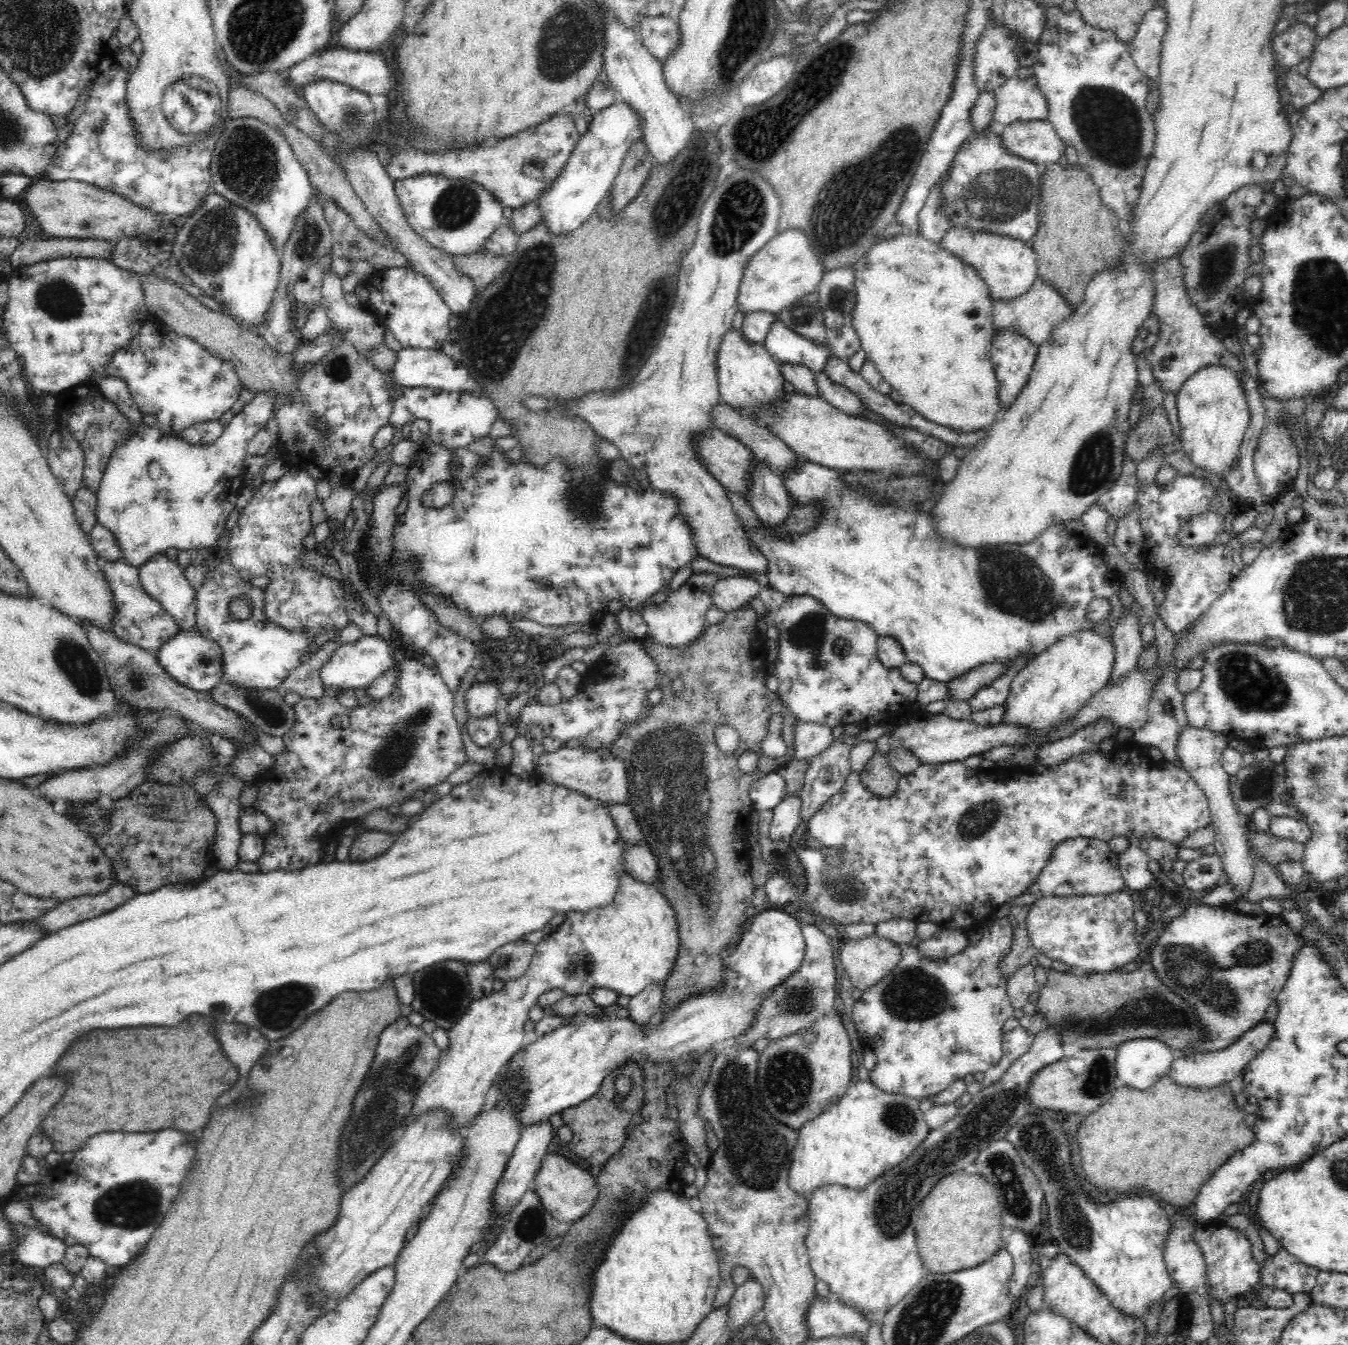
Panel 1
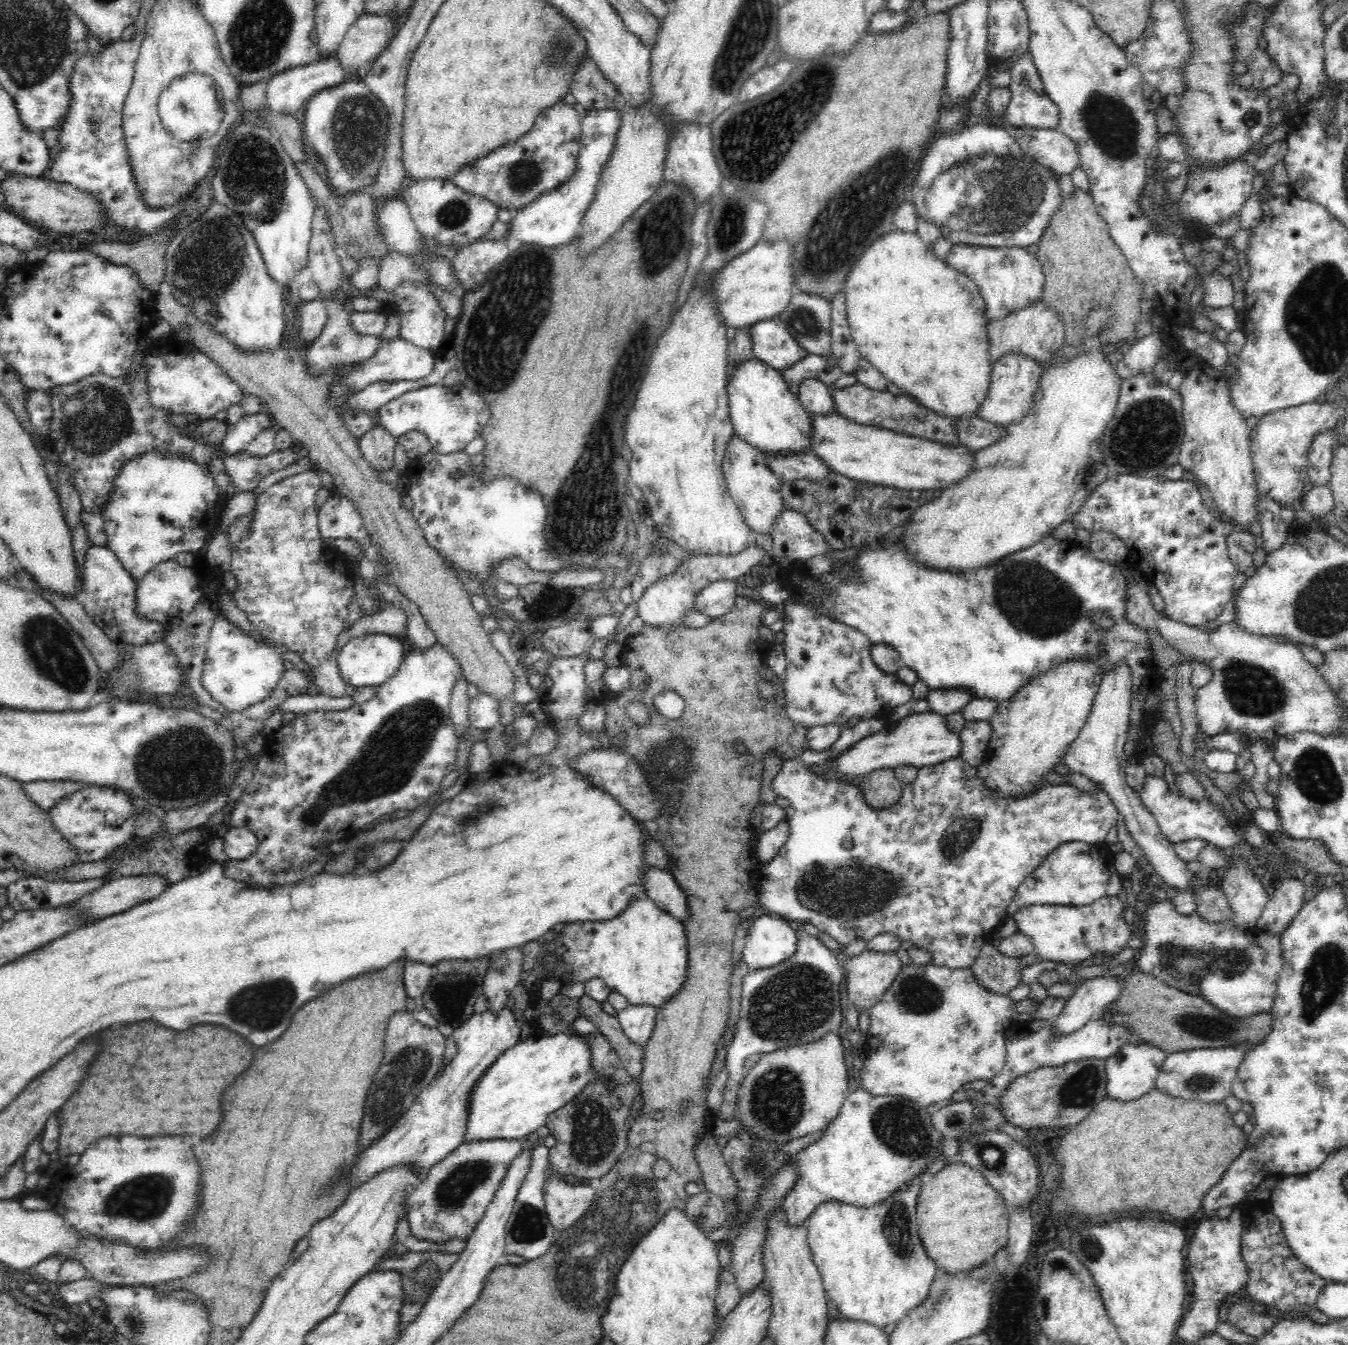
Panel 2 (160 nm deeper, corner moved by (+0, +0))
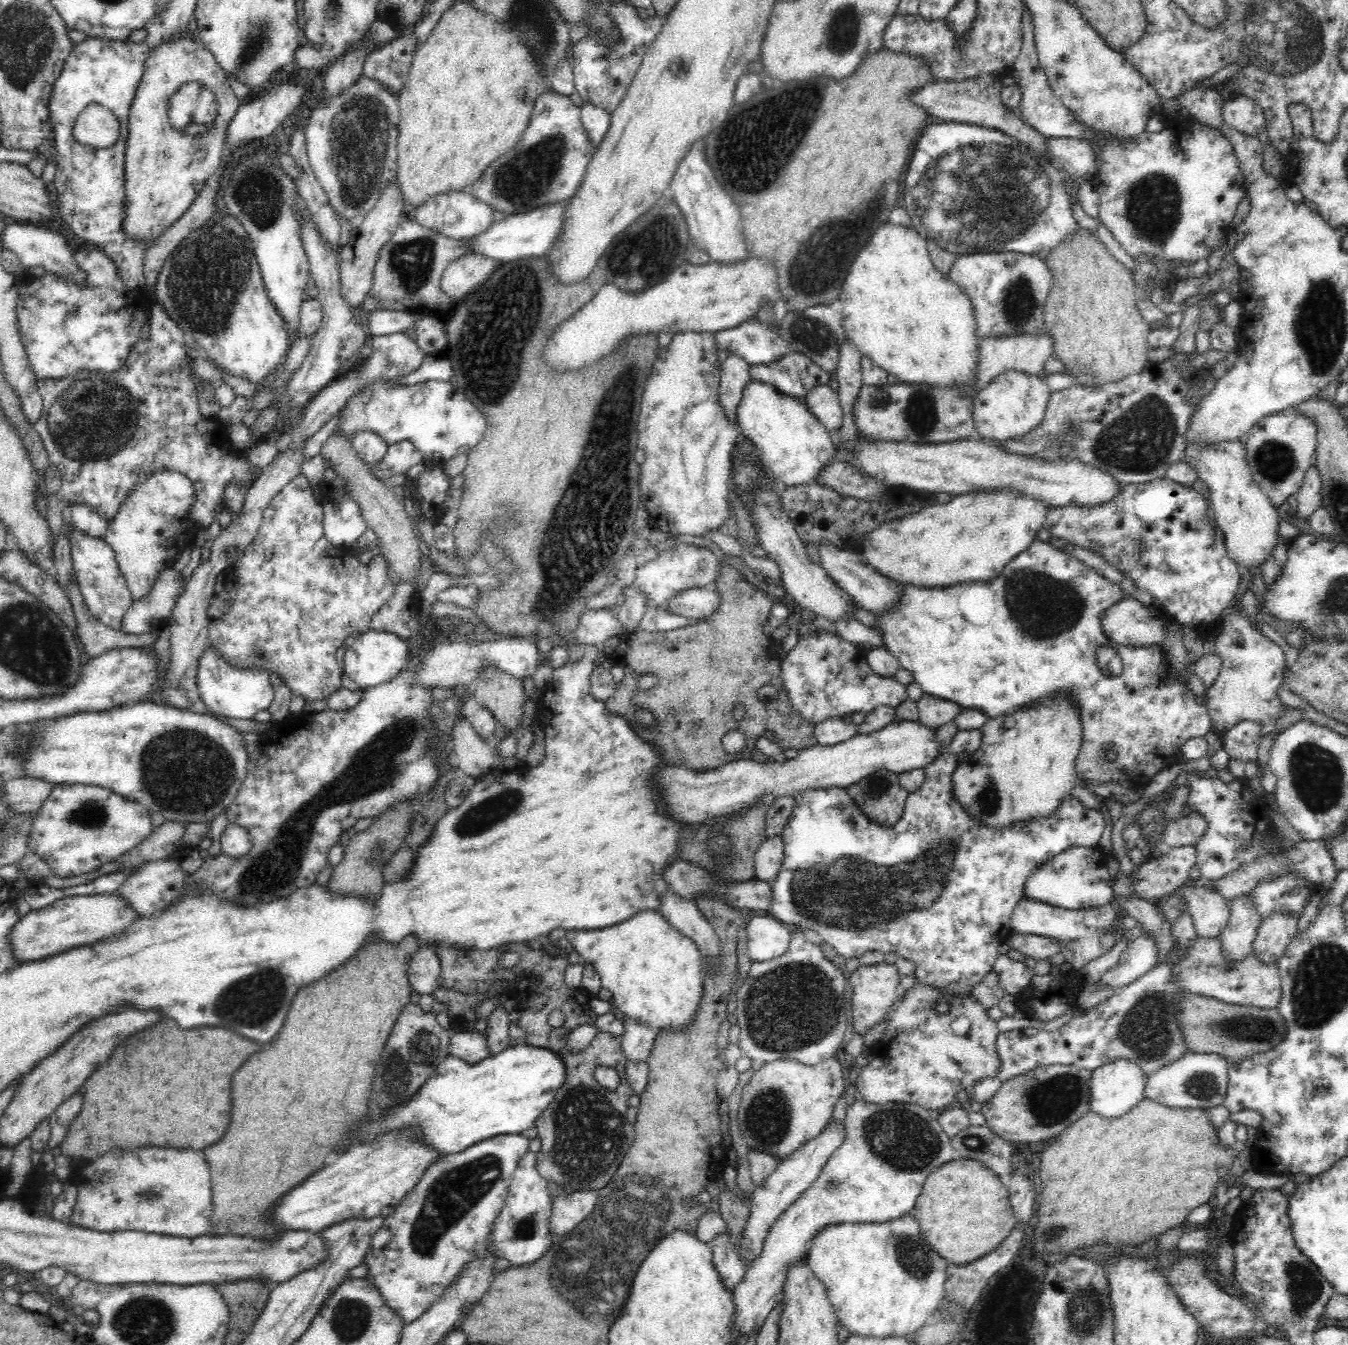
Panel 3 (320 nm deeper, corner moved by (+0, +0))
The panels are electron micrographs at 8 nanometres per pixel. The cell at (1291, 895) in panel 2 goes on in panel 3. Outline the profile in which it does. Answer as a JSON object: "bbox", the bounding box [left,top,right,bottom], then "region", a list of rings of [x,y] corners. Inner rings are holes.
{"bbox":[1253,913,1297,965],"region":[[[1274,913],[1265,918],[1253,942],[1254,957],[1262,965],[1278,964],[1296,934],[1297,924],[1296,917],[1290,913]]]}

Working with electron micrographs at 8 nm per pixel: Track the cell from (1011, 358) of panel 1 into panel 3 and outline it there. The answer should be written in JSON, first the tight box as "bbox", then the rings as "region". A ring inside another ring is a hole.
{"bbox":[973,371,1051,442],"region":[[[1018,371],[1003,372],[986,388],[983,388],[981,391],[978,391],[973,395],[975,436],[990,440],[991,442],[1023,437],[1044,422],[1046,408],[1048,408],[1051,393],[1048,385],[1044,384],[1041,375],[1032,376]]]}

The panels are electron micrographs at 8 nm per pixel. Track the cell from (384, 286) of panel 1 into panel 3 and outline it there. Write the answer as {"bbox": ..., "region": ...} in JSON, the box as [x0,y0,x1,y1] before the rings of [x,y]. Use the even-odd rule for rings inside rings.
{"bbox":[415,314,448,355],"region":[[[434,314],[432,316],[421,316],[415,324],[417,346],[425,355],[444,355],[448,346],[448,336],[445,329],[443,317]]]}

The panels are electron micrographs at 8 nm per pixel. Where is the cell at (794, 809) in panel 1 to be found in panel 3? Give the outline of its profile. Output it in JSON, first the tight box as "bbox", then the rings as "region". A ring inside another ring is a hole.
{"bbox":[755,835,784,882],"region":[[[780,835],[767,838],[755,852],[755,879],[774,882],[784,860],[784,843]]]}

